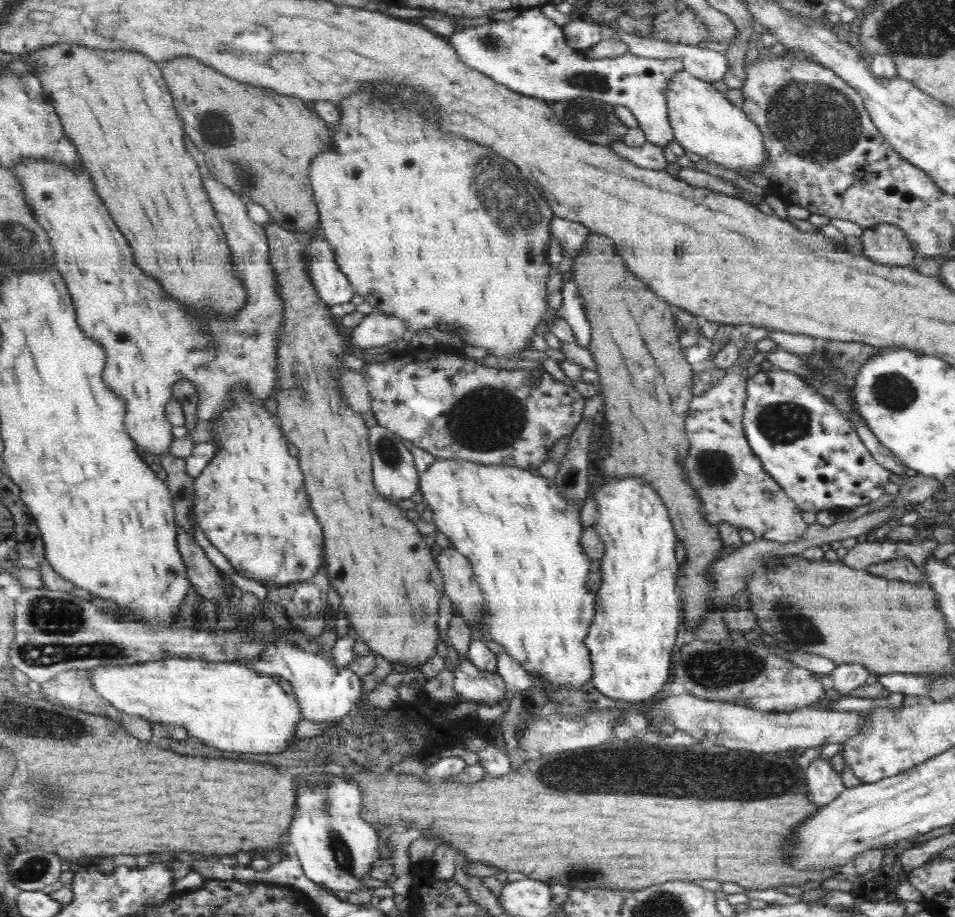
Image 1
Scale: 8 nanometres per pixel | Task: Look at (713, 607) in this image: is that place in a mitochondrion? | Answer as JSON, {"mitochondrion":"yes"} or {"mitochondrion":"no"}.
{"mitochondrion":"no"}

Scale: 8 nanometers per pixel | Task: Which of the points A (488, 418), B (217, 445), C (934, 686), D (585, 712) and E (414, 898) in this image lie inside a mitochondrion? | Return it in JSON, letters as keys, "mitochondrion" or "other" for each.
{"A":"mitochondrion","B":"other","C":"mitochondrion","D":"other","E":"other"}

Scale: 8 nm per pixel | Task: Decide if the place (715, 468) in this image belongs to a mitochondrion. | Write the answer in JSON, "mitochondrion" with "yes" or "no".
{"mitochondrion":"yes"}

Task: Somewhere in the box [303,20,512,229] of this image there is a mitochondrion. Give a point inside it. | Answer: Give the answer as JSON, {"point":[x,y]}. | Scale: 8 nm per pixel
{"point":[490,42]}

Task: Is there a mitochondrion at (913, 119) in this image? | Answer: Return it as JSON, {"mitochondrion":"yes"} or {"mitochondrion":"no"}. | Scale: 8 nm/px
{"mitochondrion":"no"}

